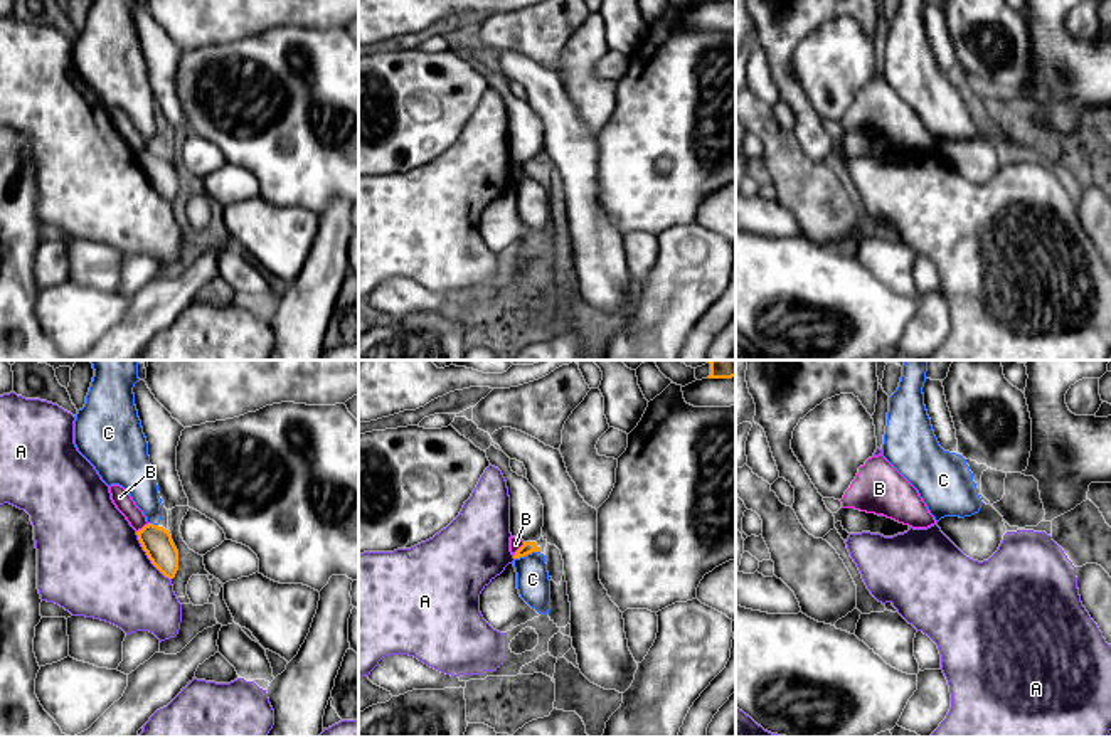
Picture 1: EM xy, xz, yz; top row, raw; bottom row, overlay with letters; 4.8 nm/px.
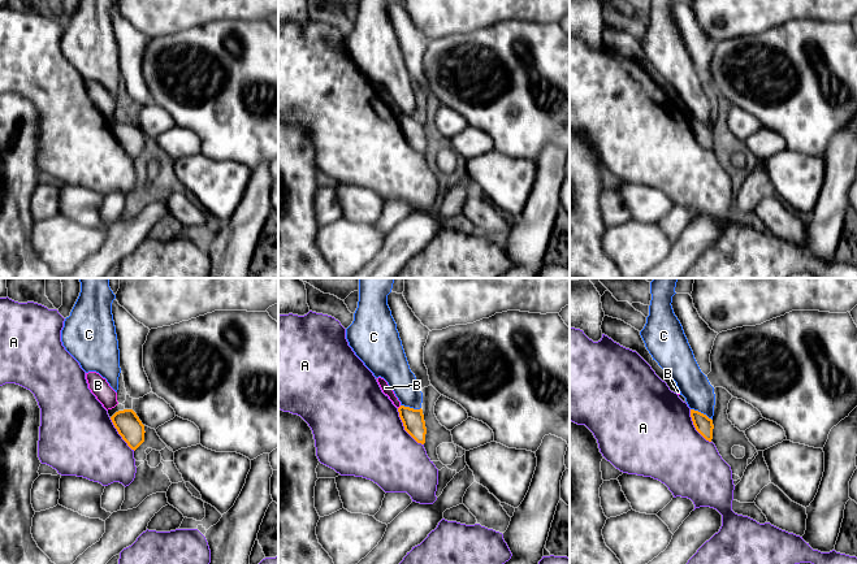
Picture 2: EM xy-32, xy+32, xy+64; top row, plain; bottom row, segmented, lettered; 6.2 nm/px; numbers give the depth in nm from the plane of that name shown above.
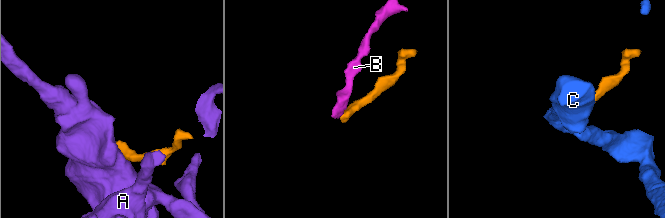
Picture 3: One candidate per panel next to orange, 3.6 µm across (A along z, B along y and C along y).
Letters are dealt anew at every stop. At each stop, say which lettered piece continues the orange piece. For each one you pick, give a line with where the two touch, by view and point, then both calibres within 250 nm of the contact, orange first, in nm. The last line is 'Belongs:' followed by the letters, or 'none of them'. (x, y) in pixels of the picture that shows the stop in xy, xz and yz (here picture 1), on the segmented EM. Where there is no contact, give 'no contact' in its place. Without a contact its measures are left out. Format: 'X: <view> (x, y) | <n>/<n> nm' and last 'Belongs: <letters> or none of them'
Belongs: none of them

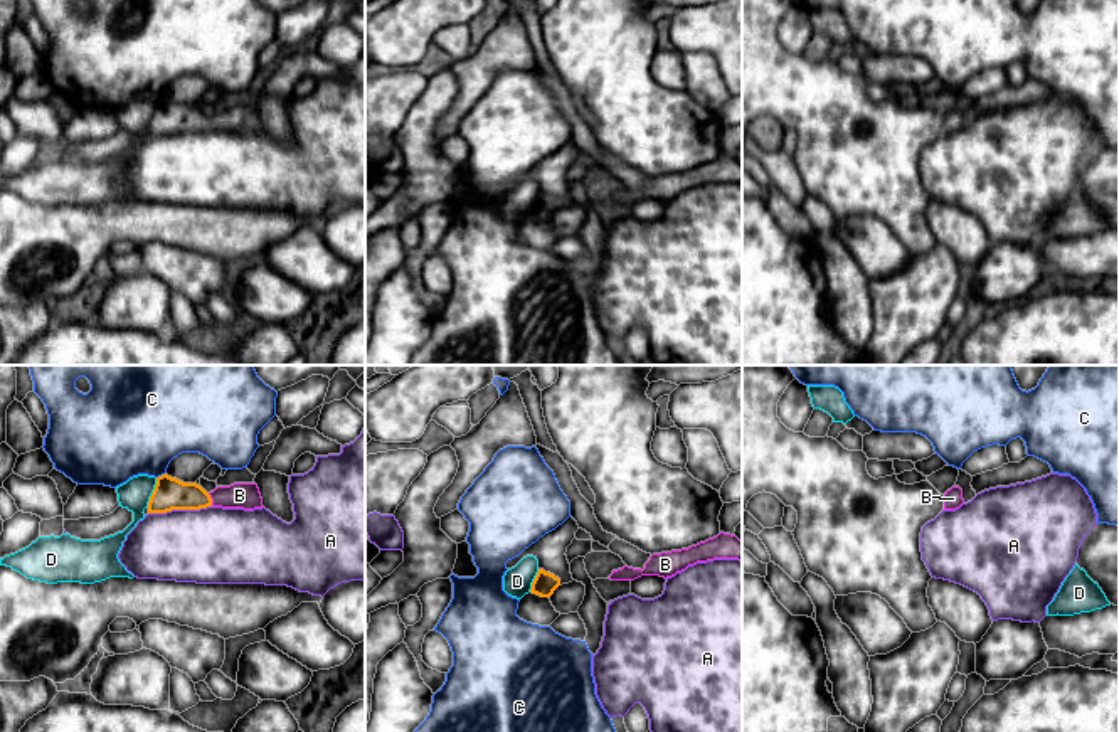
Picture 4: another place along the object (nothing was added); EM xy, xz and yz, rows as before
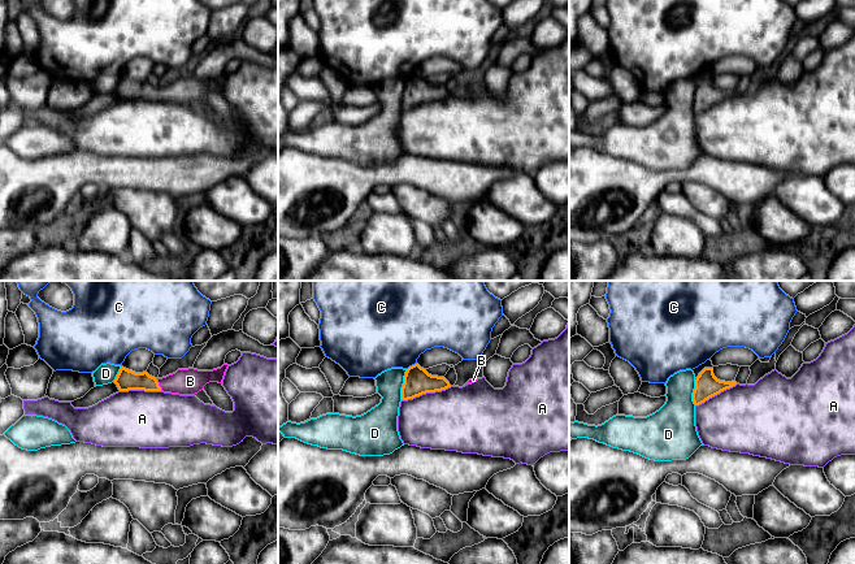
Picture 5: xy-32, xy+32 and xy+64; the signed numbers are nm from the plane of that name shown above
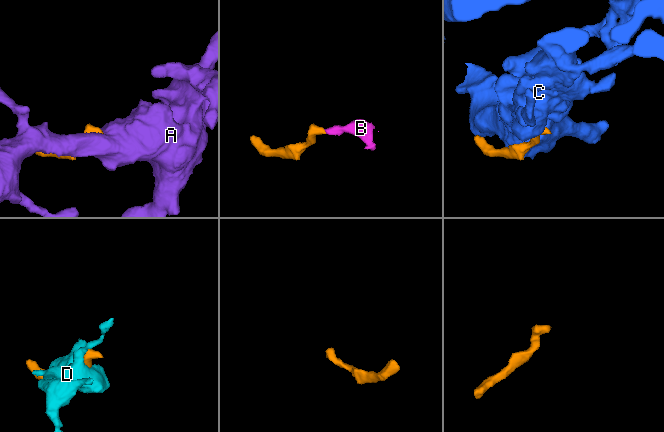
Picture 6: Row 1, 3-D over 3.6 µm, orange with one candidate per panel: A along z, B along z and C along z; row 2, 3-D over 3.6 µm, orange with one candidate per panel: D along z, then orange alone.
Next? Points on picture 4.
B: xy (211, 500) | 160/130 nm
Belongs: B

